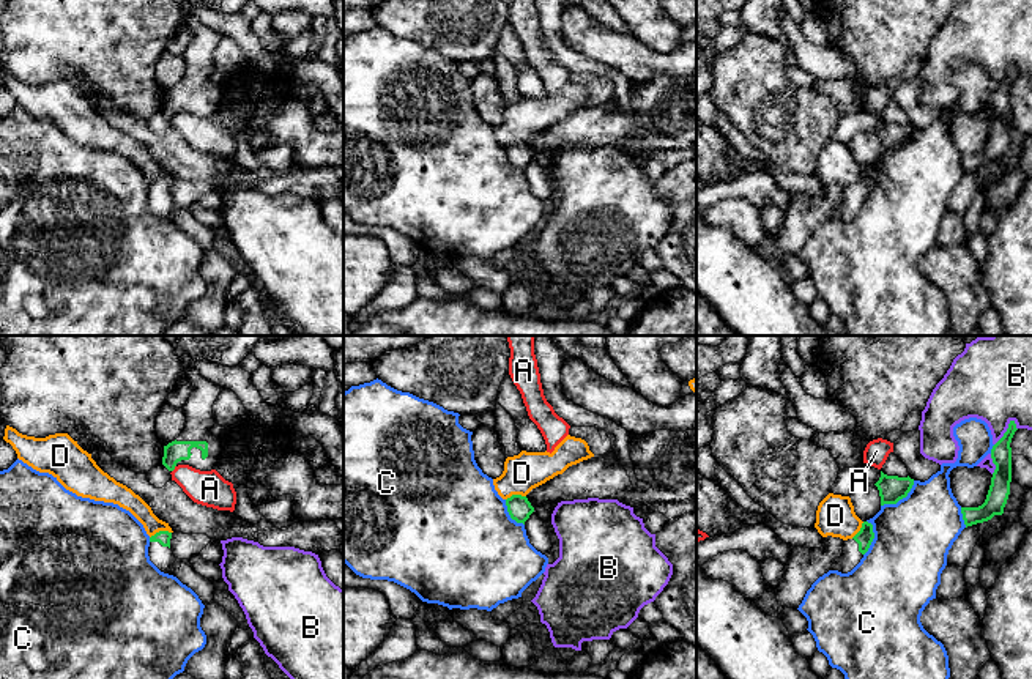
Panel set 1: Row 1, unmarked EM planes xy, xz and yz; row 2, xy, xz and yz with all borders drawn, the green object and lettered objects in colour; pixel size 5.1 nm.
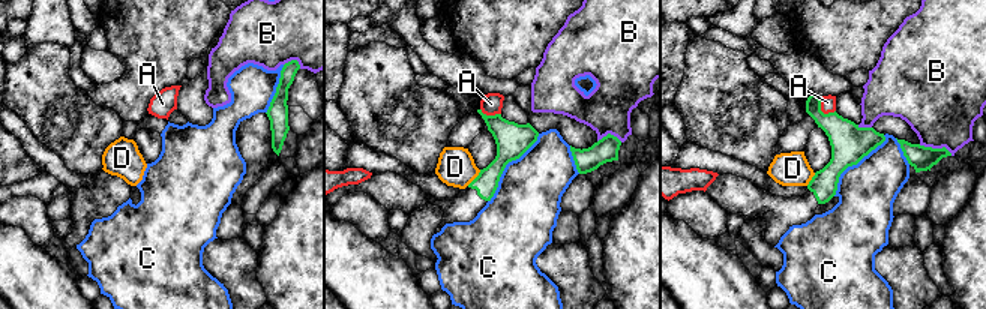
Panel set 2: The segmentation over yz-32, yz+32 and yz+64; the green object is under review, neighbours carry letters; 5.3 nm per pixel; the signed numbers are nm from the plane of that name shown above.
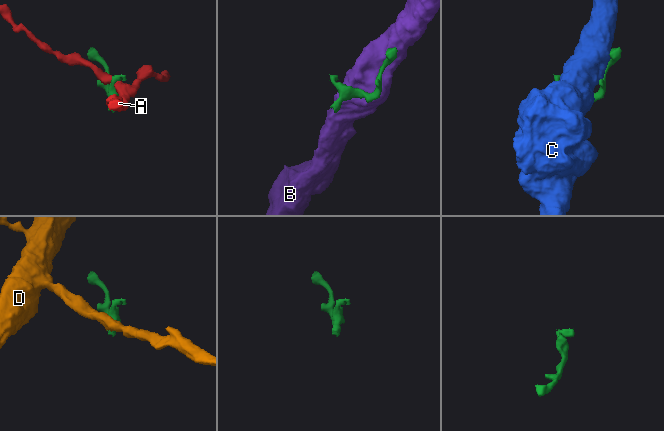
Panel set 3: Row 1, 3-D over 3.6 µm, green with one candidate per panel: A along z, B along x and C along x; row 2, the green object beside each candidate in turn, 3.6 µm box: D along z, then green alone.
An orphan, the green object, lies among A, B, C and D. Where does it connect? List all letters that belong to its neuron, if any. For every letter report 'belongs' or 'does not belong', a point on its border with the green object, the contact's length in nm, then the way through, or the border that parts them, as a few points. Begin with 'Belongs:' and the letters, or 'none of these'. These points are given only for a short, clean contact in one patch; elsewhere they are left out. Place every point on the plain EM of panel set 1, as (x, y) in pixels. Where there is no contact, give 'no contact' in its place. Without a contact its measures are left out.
Belongs: none of these
A: does not belong; meets green in xy at (174, 115); contact 40 nm long; border along xy (175, 112), (172, 118)
B: does not belong; meets green in yz at (1006, 79); contact 170 nm long
C: does not belong; meets green in yz at (900, 145); contact 220 nm long
D: does not belong; meets green in xy at (159, 178); contact 120 nm long; border along xy (170, 178), (156, 178), (150, 185)

